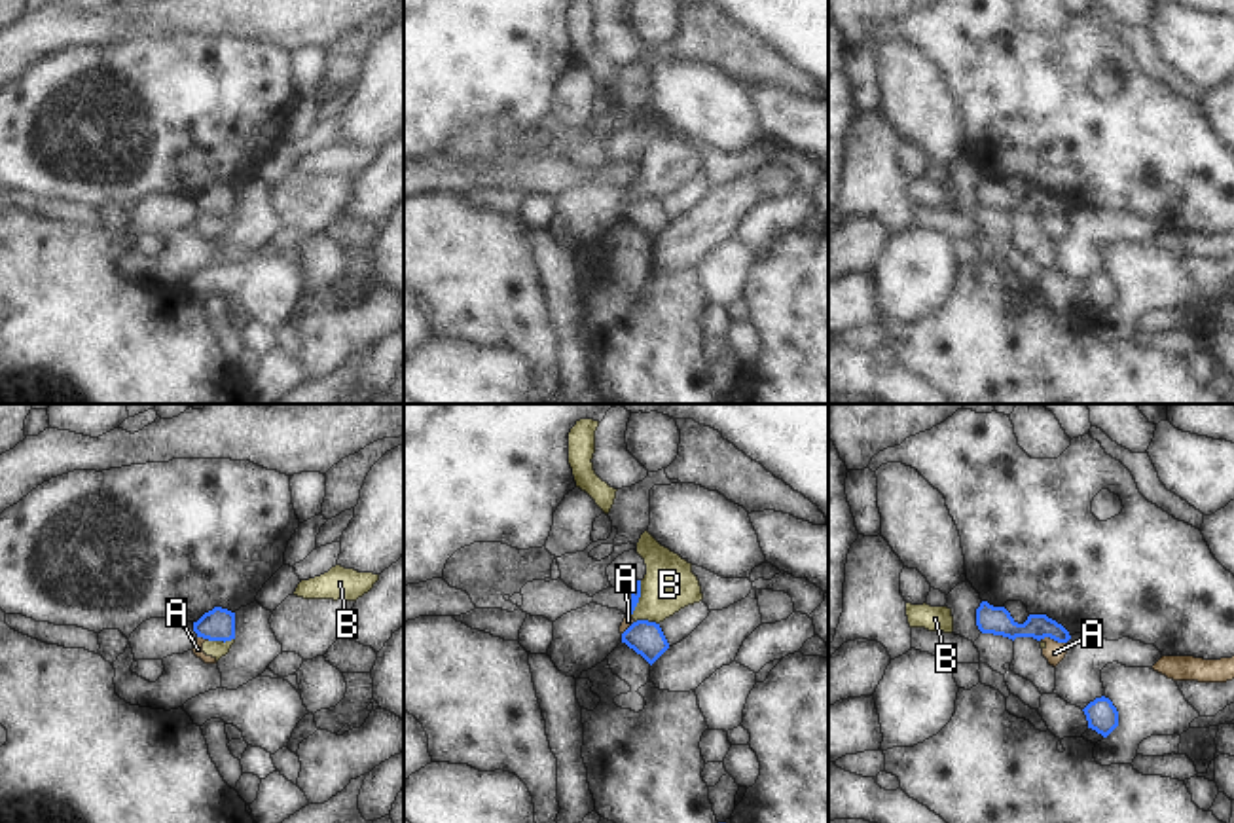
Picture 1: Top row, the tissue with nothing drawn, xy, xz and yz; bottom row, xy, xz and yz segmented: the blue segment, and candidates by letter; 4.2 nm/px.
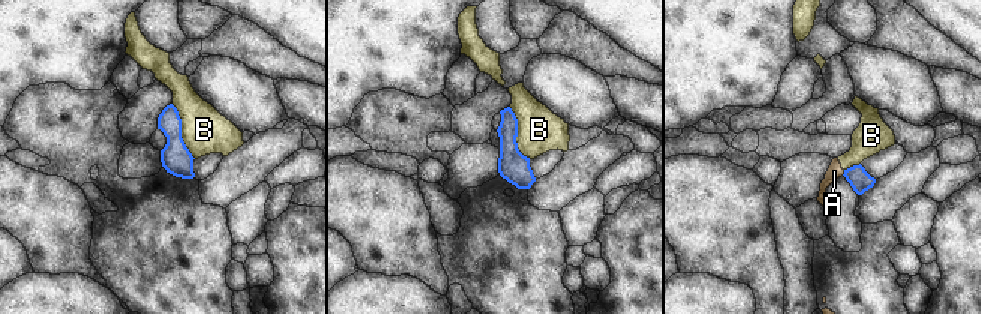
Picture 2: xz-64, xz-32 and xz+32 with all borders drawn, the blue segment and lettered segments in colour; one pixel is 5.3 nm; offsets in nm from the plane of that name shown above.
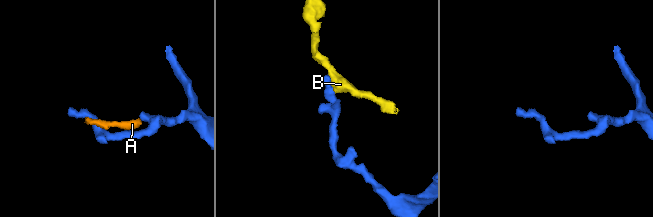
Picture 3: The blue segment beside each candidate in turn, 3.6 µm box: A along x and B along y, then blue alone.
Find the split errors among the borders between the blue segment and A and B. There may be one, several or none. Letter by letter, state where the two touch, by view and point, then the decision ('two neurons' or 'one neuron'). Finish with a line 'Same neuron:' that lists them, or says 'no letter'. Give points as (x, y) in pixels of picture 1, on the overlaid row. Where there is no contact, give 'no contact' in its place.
A: contact yz (1052, 638); two neurons
B: contact xz (637, 600); two neurons
Same neuron: no letter

